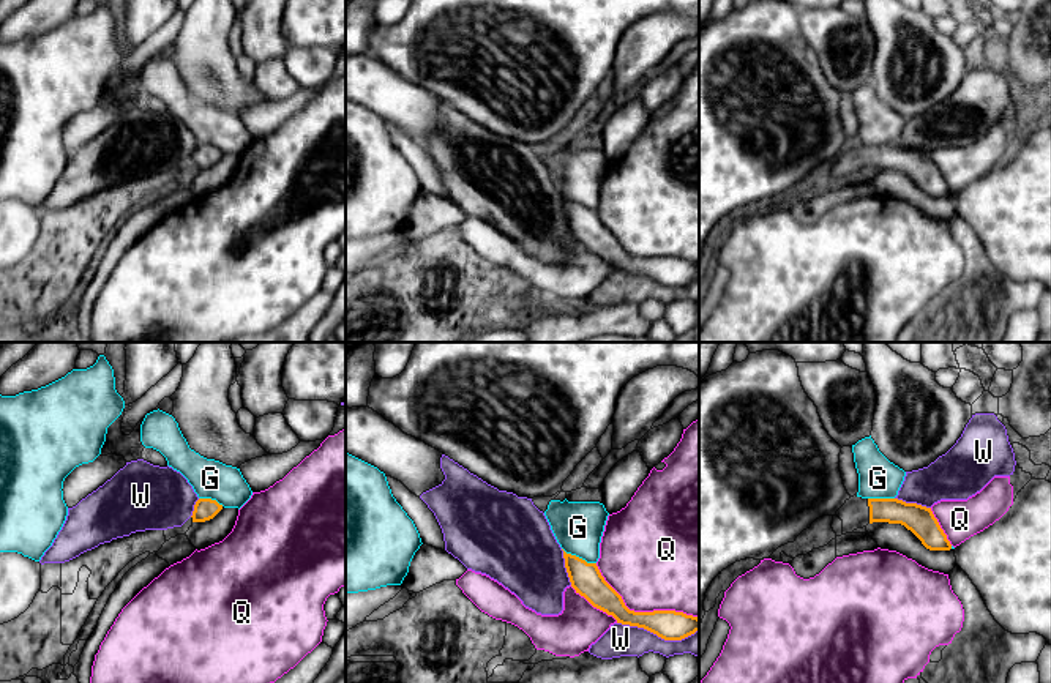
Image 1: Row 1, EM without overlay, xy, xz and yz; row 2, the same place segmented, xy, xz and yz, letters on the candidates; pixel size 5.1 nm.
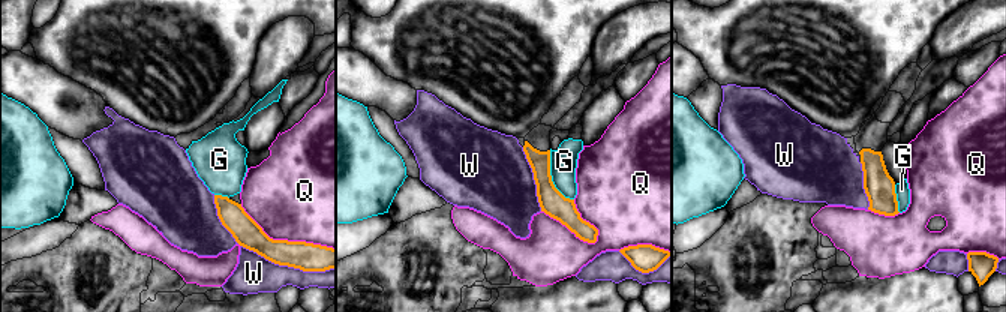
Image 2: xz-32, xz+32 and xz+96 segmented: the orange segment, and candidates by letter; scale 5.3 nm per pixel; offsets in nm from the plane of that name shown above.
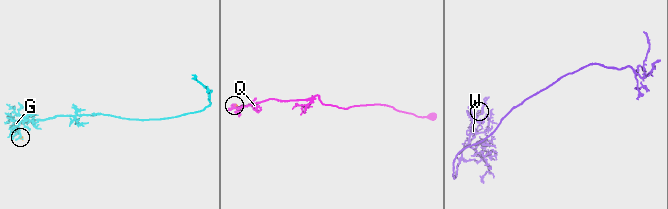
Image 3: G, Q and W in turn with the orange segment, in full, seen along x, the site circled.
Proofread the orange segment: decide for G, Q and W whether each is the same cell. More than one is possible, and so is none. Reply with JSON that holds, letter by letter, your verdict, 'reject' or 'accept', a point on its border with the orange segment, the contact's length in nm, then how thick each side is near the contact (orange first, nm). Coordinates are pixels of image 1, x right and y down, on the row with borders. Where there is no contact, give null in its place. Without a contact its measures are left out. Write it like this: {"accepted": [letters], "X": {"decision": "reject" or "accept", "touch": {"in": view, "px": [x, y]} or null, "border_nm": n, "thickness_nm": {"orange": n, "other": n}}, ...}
{"accepted": [], "G": {"decision": "reject", "touch": {"in": "xz", "px": [578, 557]}, "border_nm": 190, "thickness_nm": {"orange": 160, "other": 260}}, "Q": {"decision": "reject", "touch": {"in": "xz", "px": [641, 612]}, "border_nm": 600, "thickness_nm": {"orange": 160, "other": 460}}, "W": {"decision": "reject", "touch": {"in": "xz", "px": [658, 636]}, "border_nm": 420, "thickness_nm": {"orange": 160, "other": 160}}}

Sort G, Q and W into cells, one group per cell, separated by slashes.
G / Q / W

